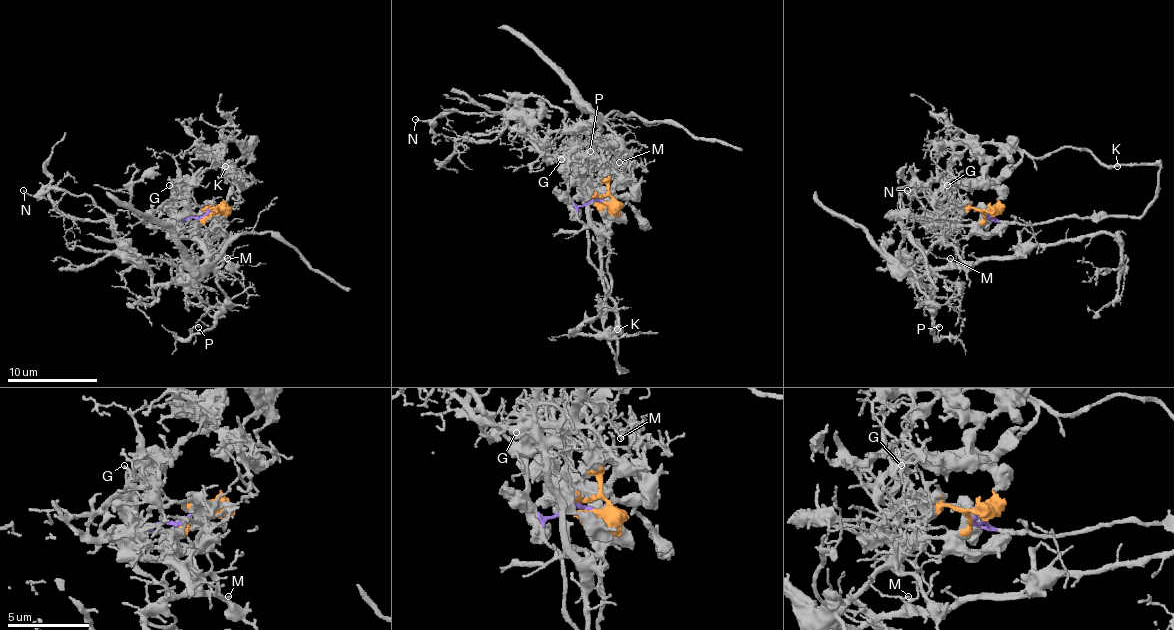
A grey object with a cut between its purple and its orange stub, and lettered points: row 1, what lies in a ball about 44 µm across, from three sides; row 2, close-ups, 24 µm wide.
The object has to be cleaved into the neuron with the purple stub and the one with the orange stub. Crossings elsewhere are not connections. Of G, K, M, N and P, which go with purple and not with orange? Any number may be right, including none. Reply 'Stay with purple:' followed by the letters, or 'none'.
Stay with purple: G, K

